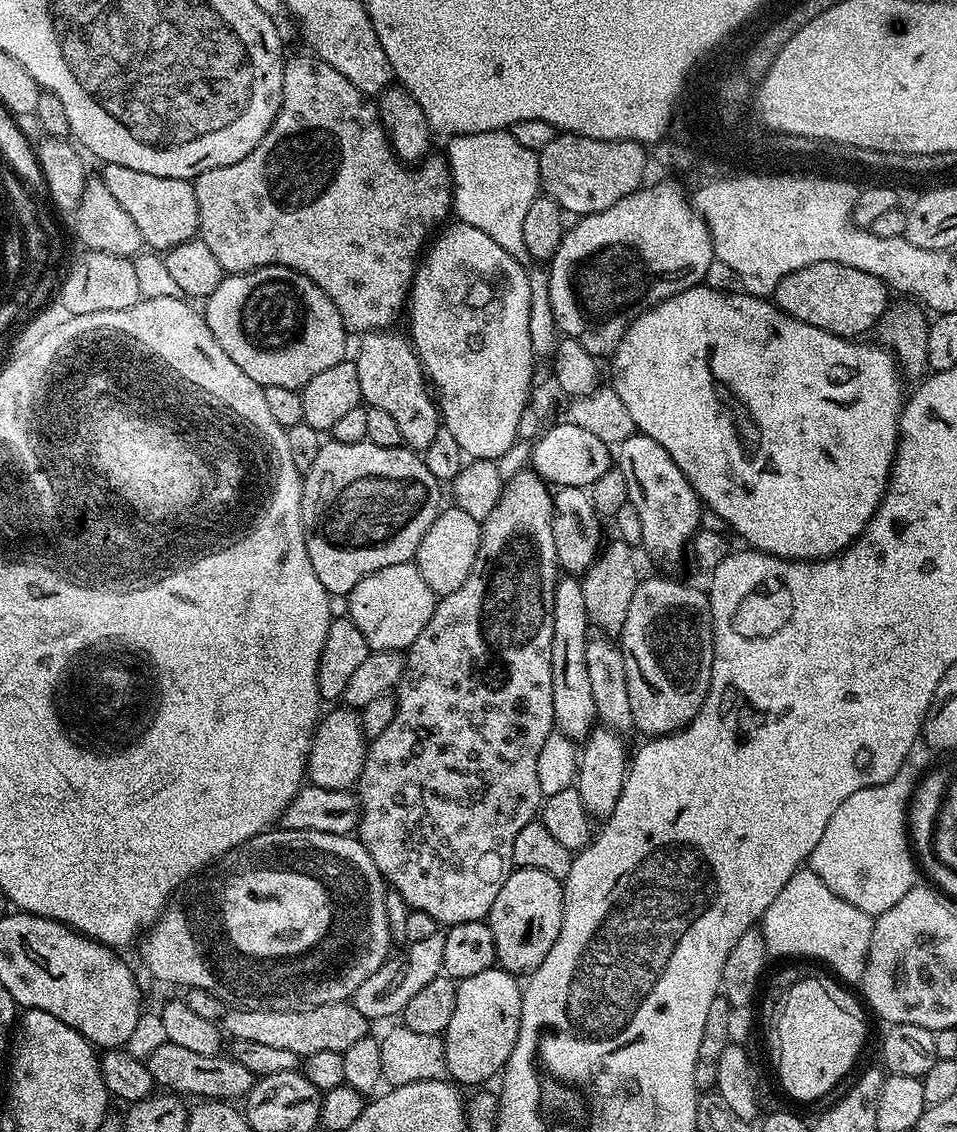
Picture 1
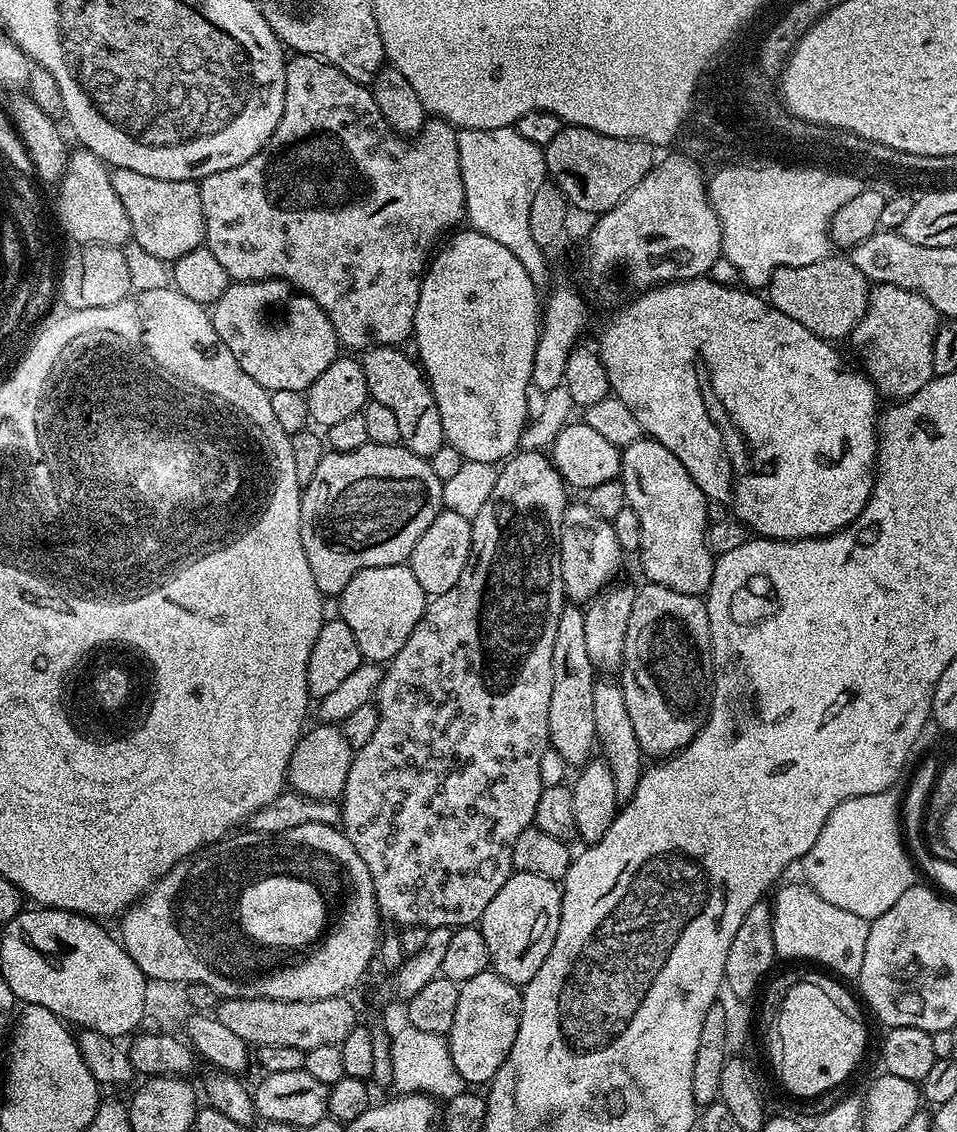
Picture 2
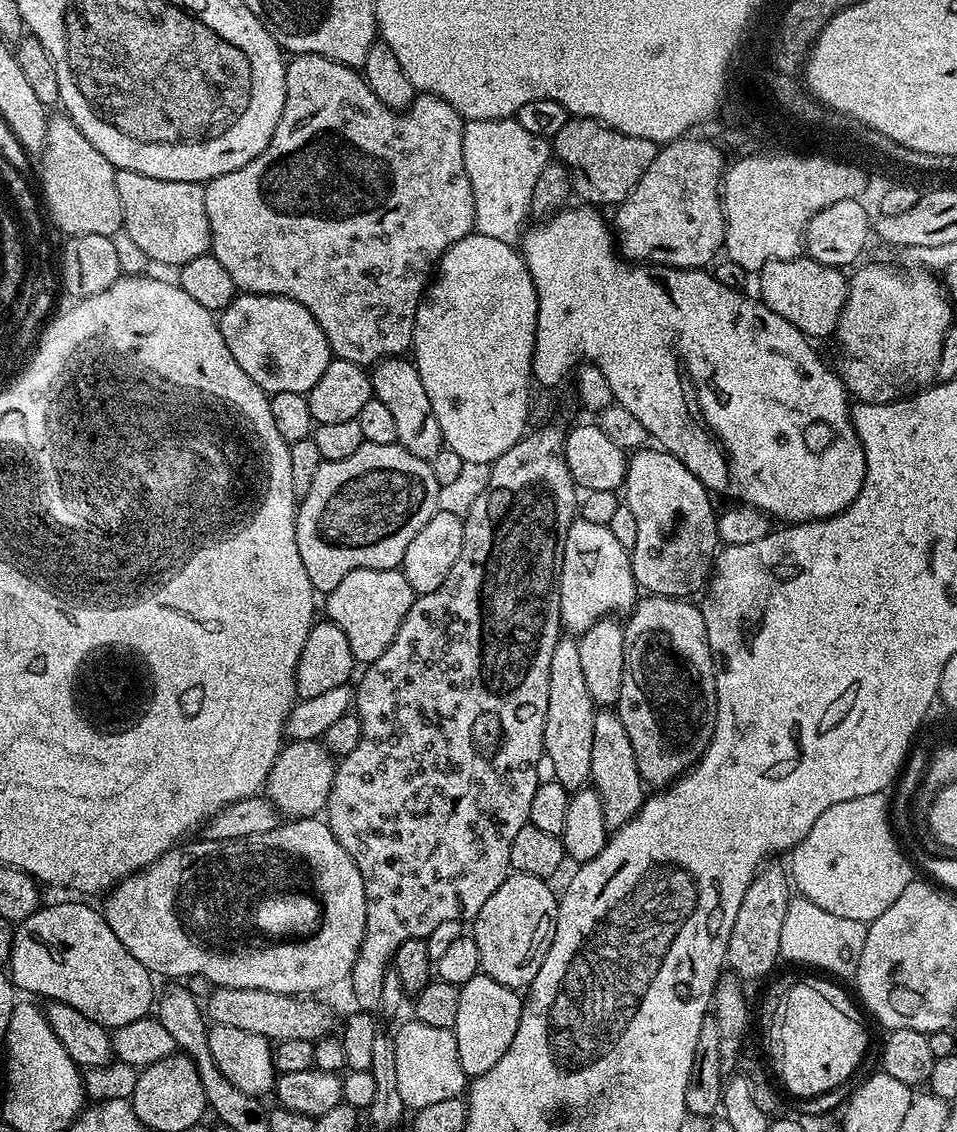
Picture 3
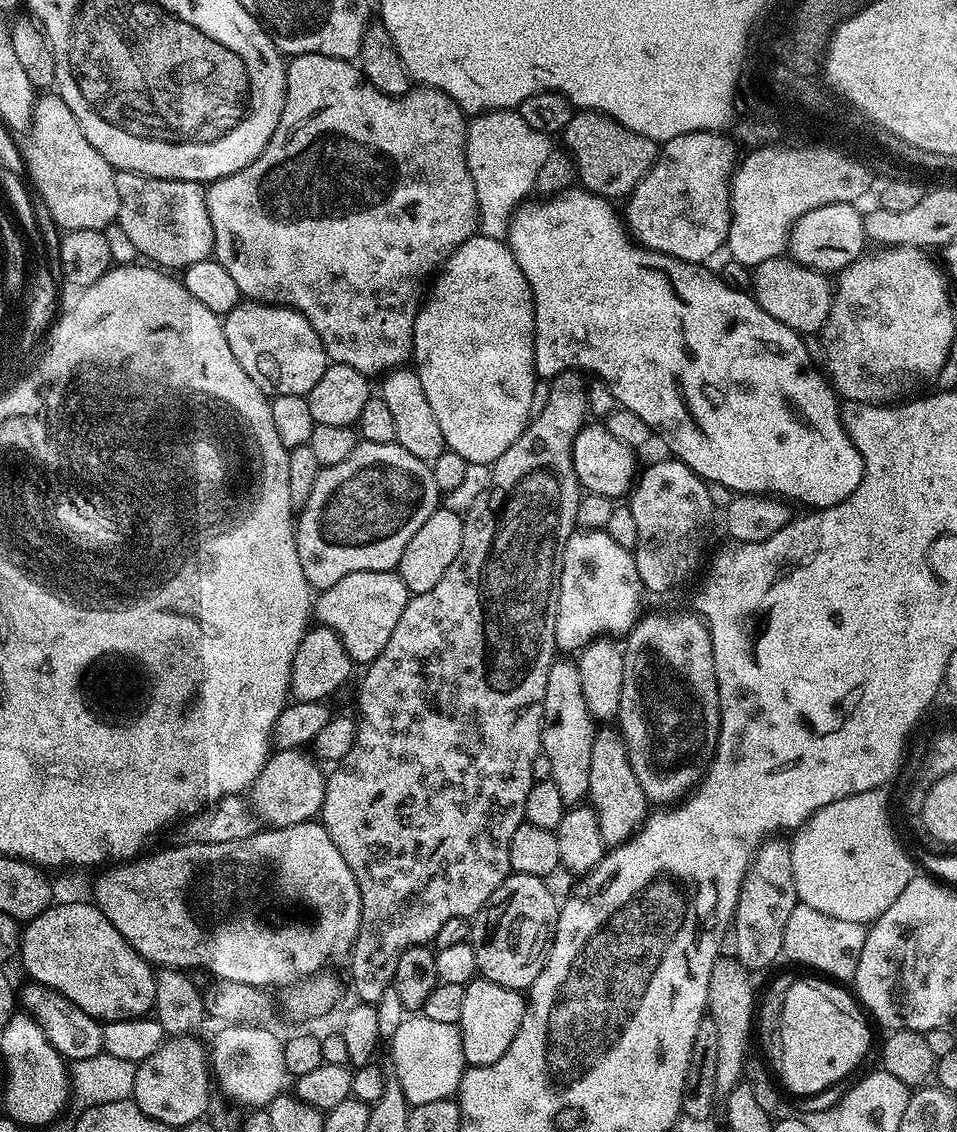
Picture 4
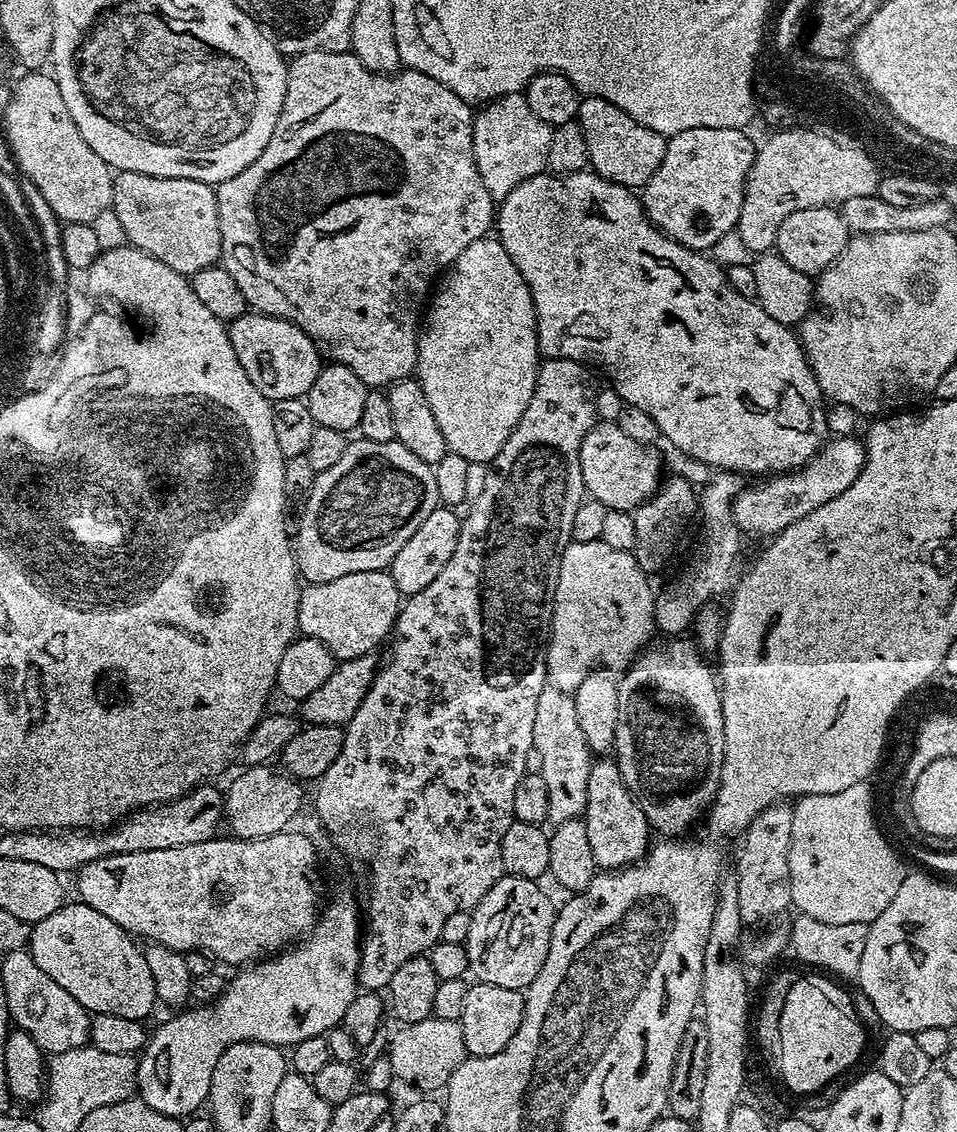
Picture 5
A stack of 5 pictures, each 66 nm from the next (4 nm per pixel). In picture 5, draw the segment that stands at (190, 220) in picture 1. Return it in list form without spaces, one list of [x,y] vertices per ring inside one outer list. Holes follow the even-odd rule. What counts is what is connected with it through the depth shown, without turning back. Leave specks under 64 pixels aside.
[[[116,172],[112,182],[112,206],[111,211],[118,214],[118,222],[122,222],[122,230],[126,230],[126,241],[131,247],[140,248],[146,254],[158,258],[158,262],[166,262],[170,270],[178,270],[183,276],[192,277],[198,270],[206,270],[220,260],[220,247],[222,238],[218,230],[218,202],[216,201],[215,187],[206,182],[198,182],[190,178],[158,178],[150,174],[138,174],[137,172]]]

